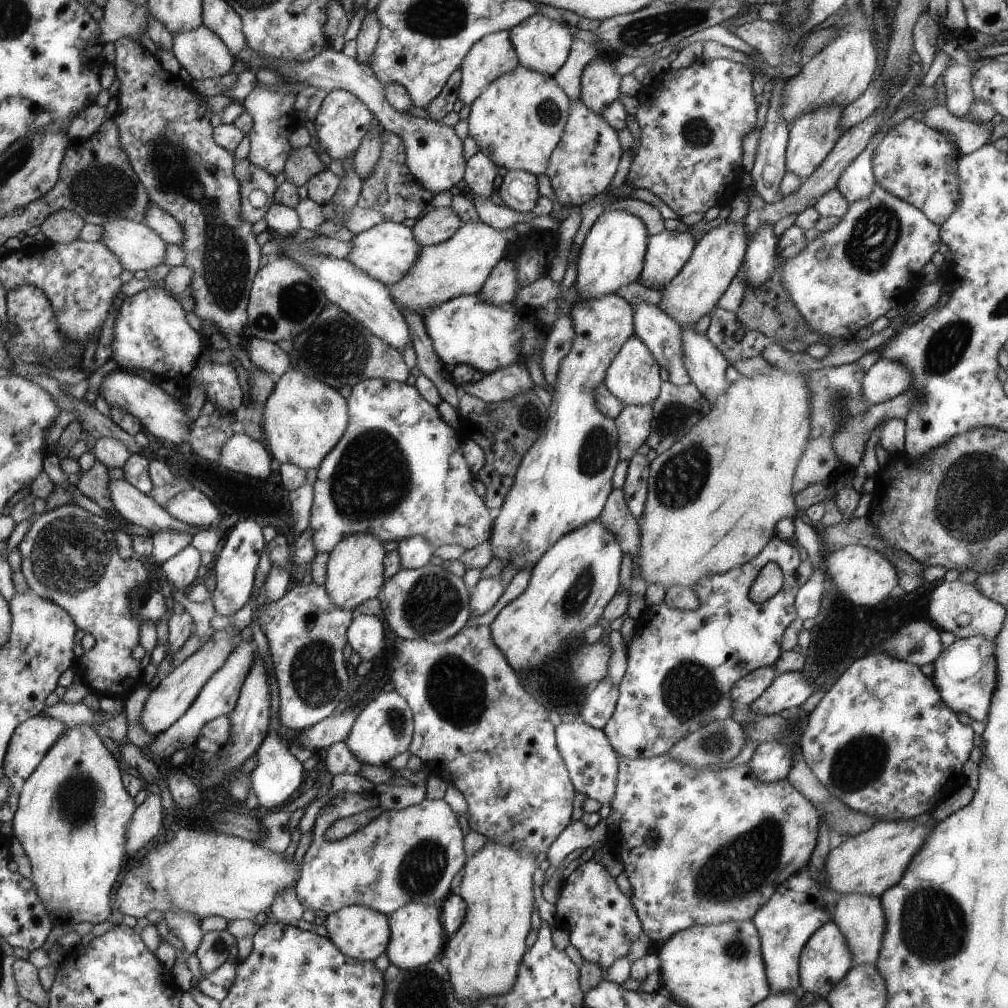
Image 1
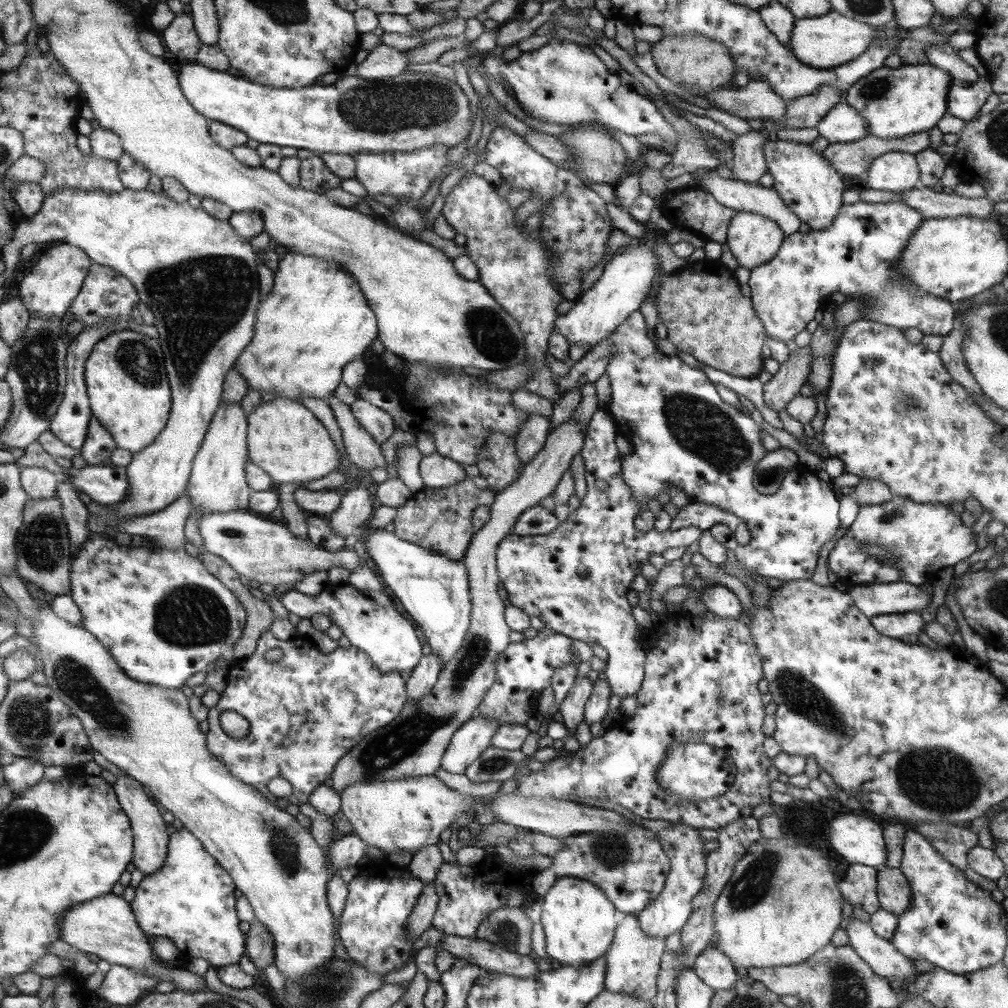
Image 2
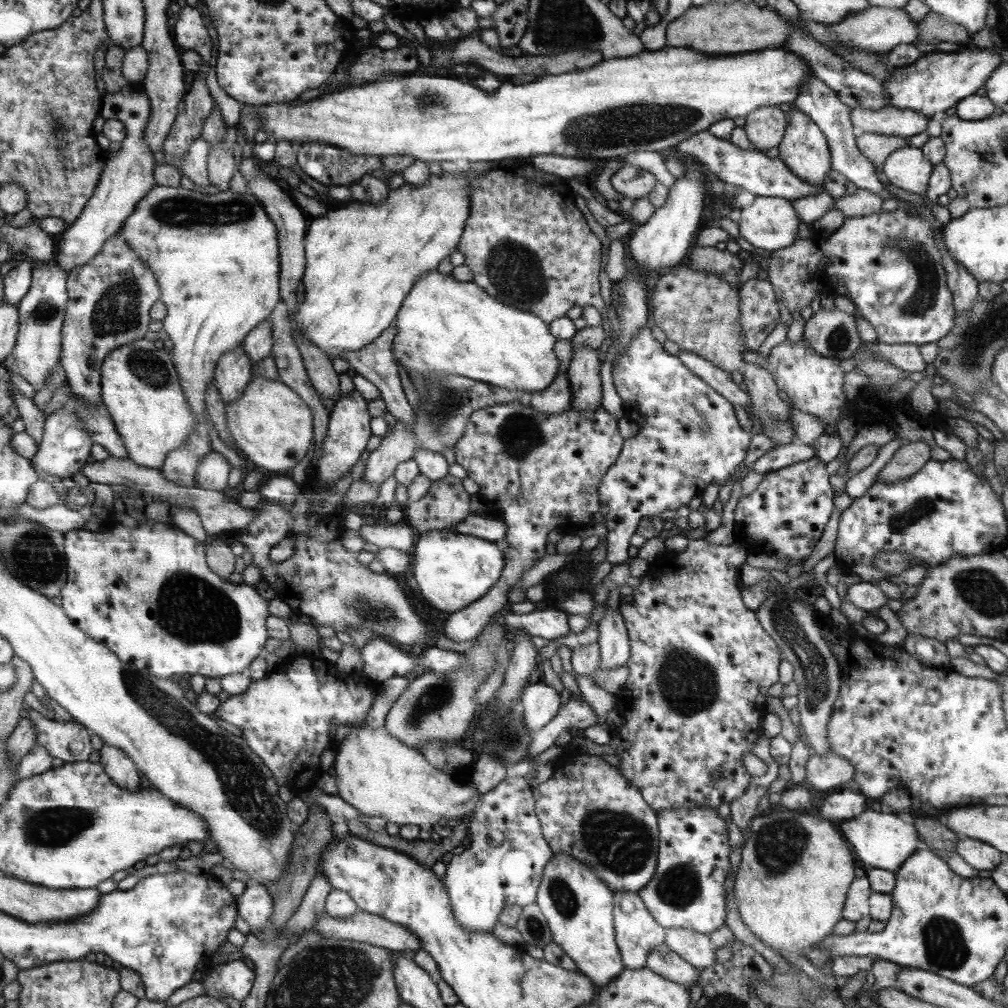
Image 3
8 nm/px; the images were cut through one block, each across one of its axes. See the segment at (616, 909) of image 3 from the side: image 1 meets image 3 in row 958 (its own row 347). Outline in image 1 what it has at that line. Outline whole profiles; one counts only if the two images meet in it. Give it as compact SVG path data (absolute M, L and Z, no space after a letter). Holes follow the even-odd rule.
M631 336L627 342L624 342L623 348L608 366L602 383L626 407L627 405L649 405L655 401L663 381L663 372L648 347L639 338Z

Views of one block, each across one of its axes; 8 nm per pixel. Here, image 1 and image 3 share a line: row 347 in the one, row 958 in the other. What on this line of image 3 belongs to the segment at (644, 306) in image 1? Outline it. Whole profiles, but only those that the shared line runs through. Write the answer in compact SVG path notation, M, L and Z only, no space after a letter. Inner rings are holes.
M664 943L649 954L646 967L651 972L665 977L665 980L673 981L689 990L700 974L698 969L685 962L677 953L669 950Z

